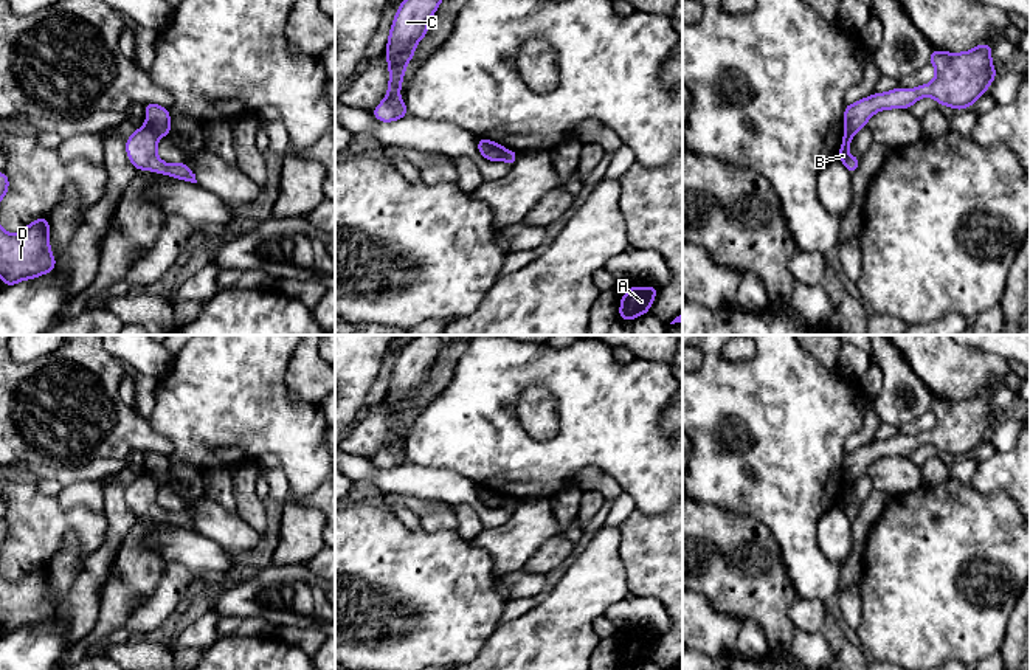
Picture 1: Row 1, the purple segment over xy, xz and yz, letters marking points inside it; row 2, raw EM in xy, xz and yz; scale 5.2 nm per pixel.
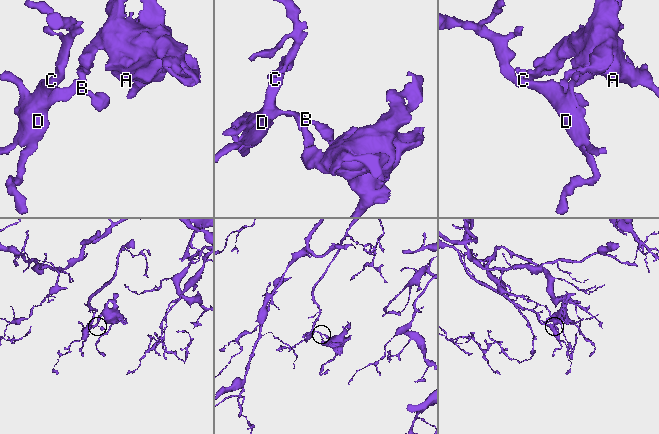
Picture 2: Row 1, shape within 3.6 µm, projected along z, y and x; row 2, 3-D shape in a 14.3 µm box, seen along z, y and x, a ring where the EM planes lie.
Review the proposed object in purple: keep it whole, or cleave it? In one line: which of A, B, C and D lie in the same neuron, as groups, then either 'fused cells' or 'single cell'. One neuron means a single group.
A / B C D | fused cells

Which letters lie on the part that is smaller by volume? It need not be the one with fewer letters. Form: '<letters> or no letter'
A

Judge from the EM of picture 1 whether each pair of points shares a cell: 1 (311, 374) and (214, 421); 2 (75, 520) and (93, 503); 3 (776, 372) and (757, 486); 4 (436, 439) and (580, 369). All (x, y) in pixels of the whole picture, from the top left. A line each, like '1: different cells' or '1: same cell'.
1: different cells
2: different cells
3: same cell
4: same cell

